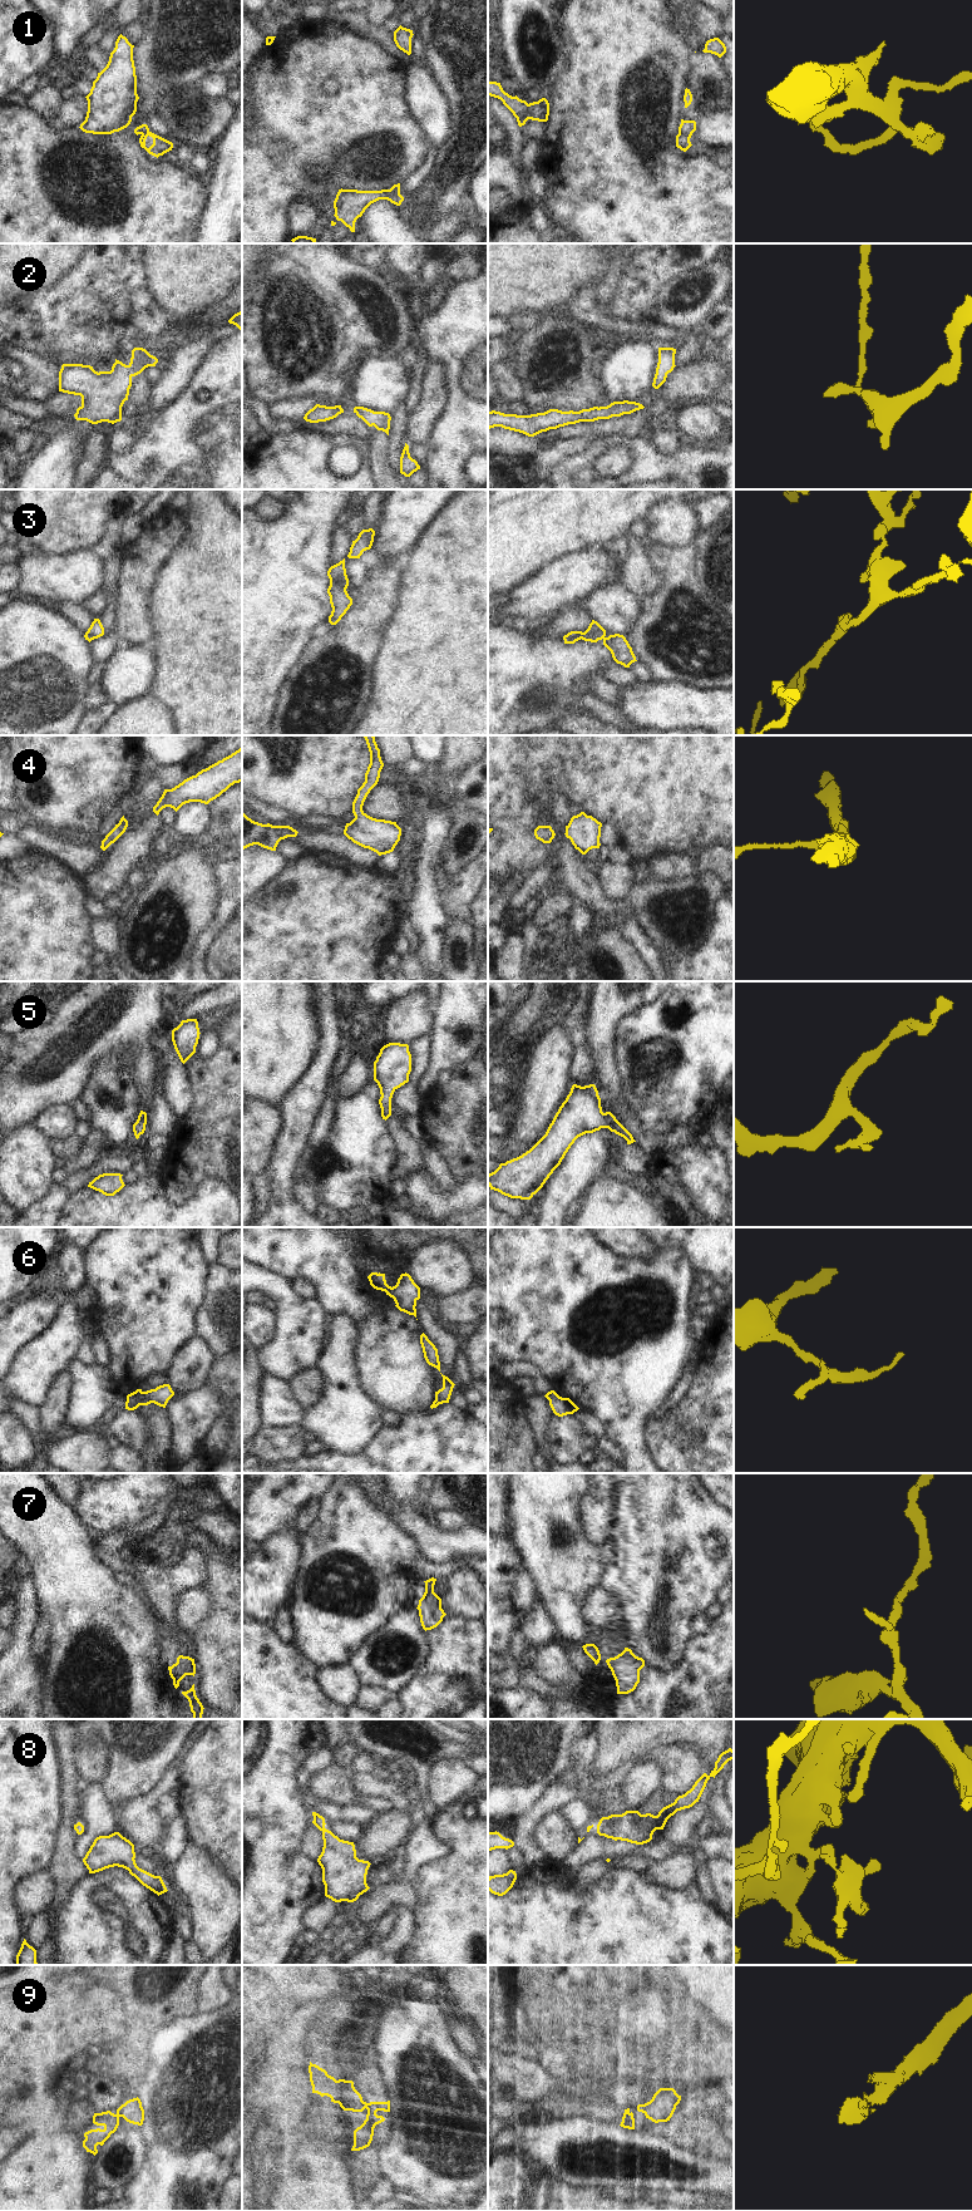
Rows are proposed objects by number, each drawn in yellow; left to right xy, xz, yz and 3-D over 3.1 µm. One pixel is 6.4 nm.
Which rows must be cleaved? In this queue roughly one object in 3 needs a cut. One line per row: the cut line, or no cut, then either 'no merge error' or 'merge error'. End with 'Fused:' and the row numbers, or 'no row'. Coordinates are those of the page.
1: xz (399, 192), (395, 192), (390, 201) | merge error
2: no cut | no merge error
3: no cut | no merge error
4: no cut | no merge error
5: no cut | no merge error
6: xy (143, 1392), (139, 1404) | merge error
7: no cut | no merge error
8: no cut | no merge error
9: no cut | no merge error
Fused: 1, 6

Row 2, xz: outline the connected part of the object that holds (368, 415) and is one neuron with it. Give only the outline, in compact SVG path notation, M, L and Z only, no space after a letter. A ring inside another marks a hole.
M355 407L354 413L361 418L369 427L375 427L389 435L391 417L385 412L374 412L364 407Z

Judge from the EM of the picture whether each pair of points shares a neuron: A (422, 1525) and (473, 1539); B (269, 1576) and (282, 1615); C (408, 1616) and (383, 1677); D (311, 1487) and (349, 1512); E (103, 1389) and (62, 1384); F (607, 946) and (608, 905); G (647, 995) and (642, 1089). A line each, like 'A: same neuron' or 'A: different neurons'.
A: same neuron
B: different neurons
C: same neuron
D: different neurons
E: different neurons
F: different neurons
G: different neurons

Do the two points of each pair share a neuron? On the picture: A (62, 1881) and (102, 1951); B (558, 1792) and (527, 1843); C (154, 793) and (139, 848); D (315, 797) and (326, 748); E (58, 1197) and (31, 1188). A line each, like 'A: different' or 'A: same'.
A: different
B: same
C: same
D: same
E: different

